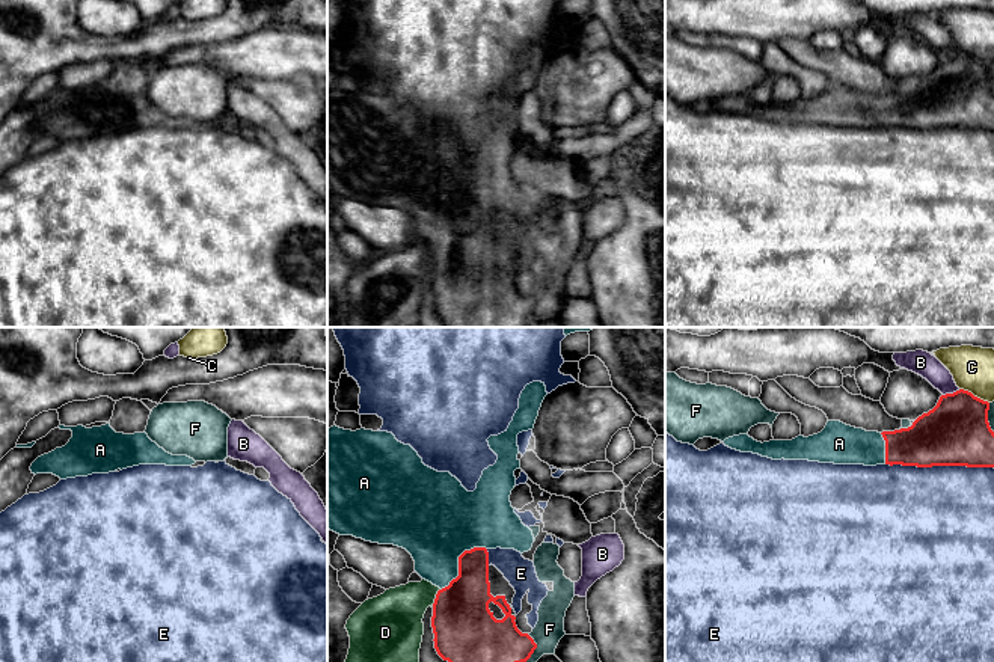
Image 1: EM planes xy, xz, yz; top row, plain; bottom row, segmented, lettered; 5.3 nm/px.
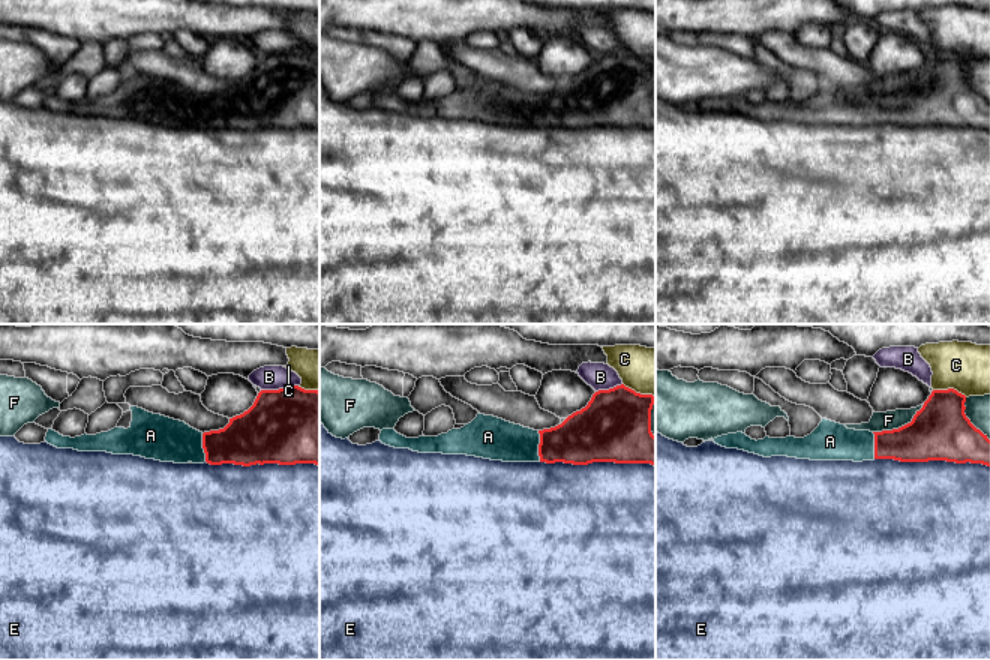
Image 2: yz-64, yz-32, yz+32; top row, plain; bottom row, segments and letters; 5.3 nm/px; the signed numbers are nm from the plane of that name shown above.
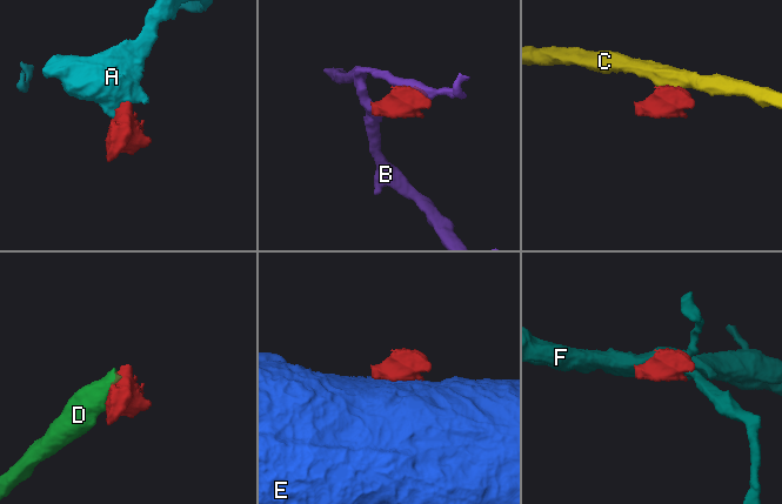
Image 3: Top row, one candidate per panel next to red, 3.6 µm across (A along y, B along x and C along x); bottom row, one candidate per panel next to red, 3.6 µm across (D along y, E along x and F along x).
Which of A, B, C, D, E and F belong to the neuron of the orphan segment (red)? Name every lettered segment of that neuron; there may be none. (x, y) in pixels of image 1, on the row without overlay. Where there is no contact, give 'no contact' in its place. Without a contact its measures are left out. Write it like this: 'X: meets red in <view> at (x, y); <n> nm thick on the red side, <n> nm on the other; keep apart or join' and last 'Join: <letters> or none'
A: meets red in xz at (459, 223); 280 nm thick on the red side, 440 nm on the other; join
B: meets red in yz at (951, 56); 360 nm thick on the red side, 130 nm on the other; keep apart
C: meets red in yz at (973, 58); 360 nm thick on the red side, 220 nm on the other; keep apart
D: meets red in xz at (436, 260); 340 nm thick on the red side, 280 nm on the other; keep apart
E: meets red in yz at (940, 127); 360 nm thick on the red side, 500 nm on the other; keep apart
F: meets red in xz at (533, 314); 360 nm thick on the red side, 160 nm on the other; keep apart
Join: A

